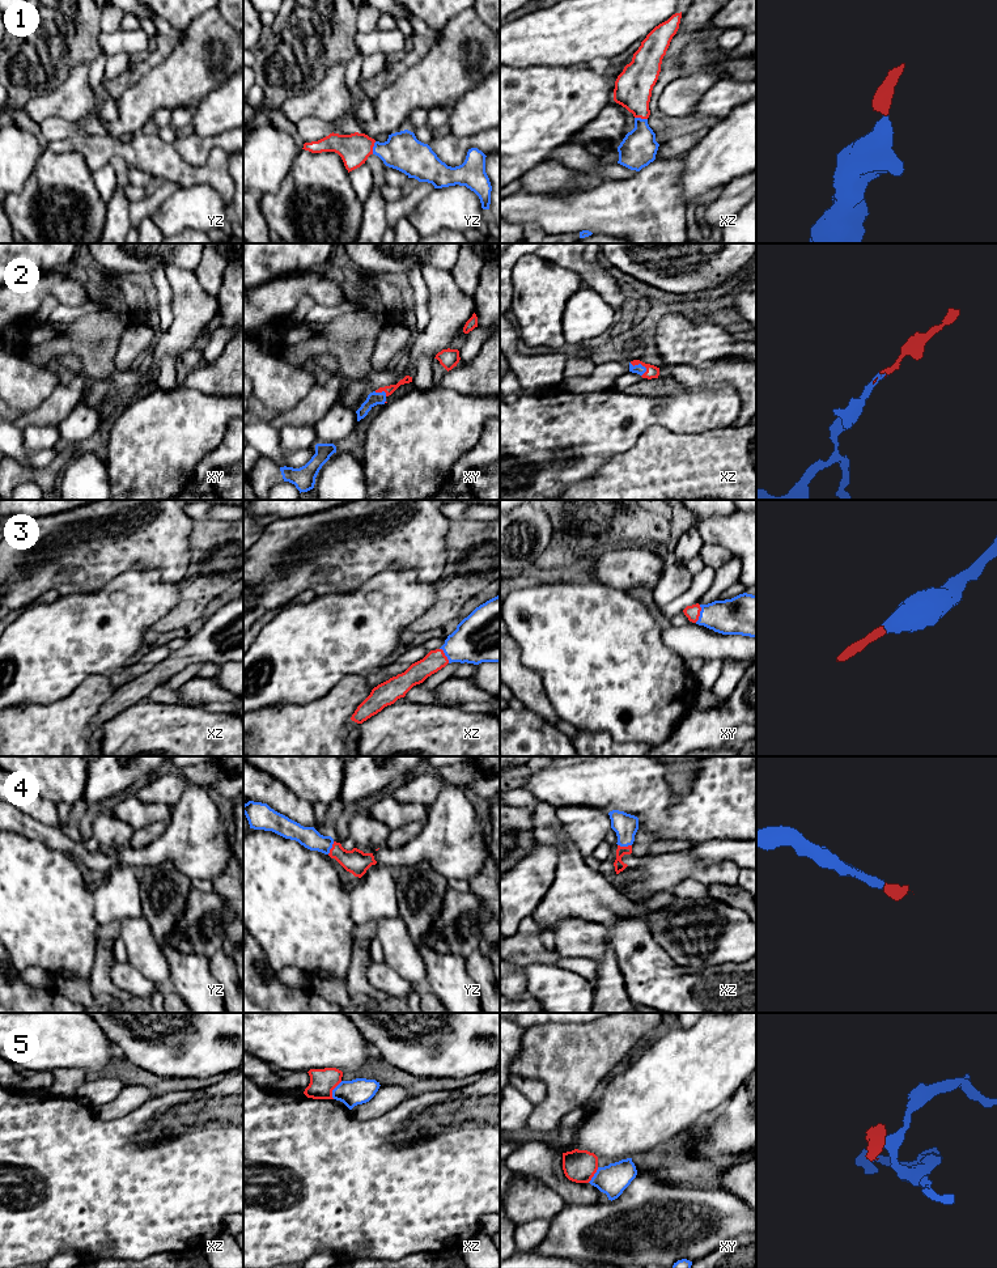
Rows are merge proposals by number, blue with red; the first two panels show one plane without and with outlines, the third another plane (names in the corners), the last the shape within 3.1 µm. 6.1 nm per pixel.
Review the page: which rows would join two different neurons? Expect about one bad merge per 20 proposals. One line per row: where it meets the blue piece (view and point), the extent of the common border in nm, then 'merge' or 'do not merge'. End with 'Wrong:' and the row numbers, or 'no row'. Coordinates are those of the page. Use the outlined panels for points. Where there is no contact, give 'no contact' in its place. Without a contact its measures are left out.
1: yz (373, 148) | 80 nm | merge
2: xz (639, 364) | 120 nm | merge
3: xy (700, 614) | 120 nm | merge
4: xz (624, 845) | 90 nm | merge
5: xz (332, 1090) | 130 nm | do not merge
Wrong: 5

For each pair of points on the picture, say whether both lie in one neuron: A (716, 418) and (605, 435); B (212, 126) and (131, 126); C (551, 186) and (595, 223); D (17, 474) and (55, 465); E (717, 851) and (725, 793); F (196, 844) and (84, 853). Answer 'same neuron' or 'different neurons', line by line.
A: same neuron
B: different neurons
C: different neurons
D: same neuron
E: different neurons
F: same neuron

